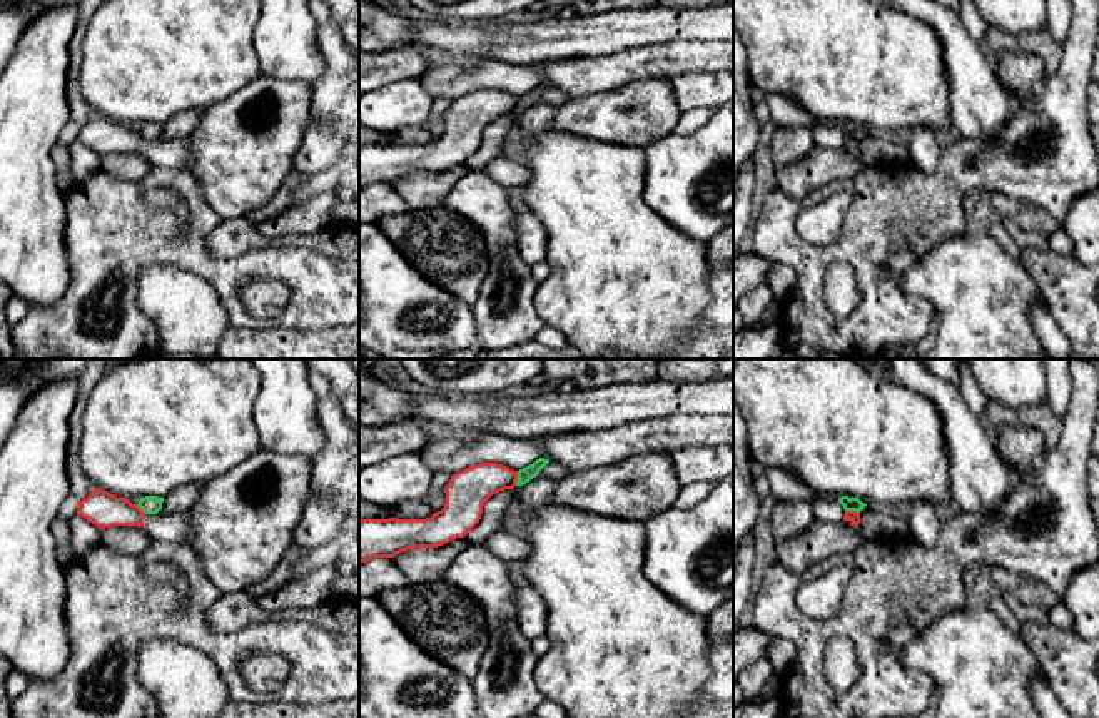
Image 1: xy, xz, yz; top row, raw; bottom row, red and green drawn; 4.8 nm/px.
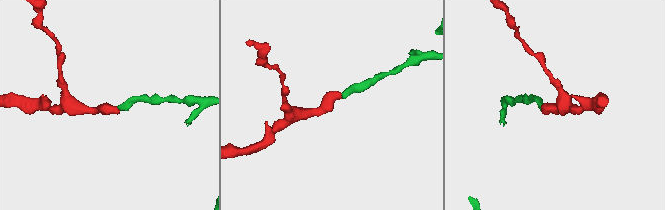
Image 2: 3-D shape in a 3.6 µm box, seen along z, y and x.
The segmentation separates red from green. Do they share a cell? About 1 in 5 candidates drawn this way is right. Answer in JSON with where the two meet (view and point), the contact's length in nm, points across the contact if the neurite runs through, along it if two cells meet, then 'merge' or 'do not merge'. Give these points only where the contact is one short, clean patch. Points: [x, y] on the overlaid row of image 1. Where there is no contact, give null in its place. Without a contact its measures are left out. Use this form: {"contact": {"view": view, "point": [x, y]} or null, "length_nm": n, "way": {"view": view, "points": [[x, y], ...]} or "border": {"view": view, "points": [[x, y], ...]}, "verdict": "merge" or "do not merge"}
{"contact": {"view": "xz", "point": [516, 478]}, "length_nm": 70, "border": {"view": "xz", "points": [[518, 471], [515, 485]]}, "verdict": "do not merge"}

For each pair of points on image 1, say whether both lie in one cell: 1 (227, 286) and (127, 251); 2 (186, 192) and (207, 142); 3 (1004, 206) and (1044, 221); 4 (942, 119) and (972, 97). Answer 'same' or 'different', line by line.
1: same
2: different
3: same
4: different

